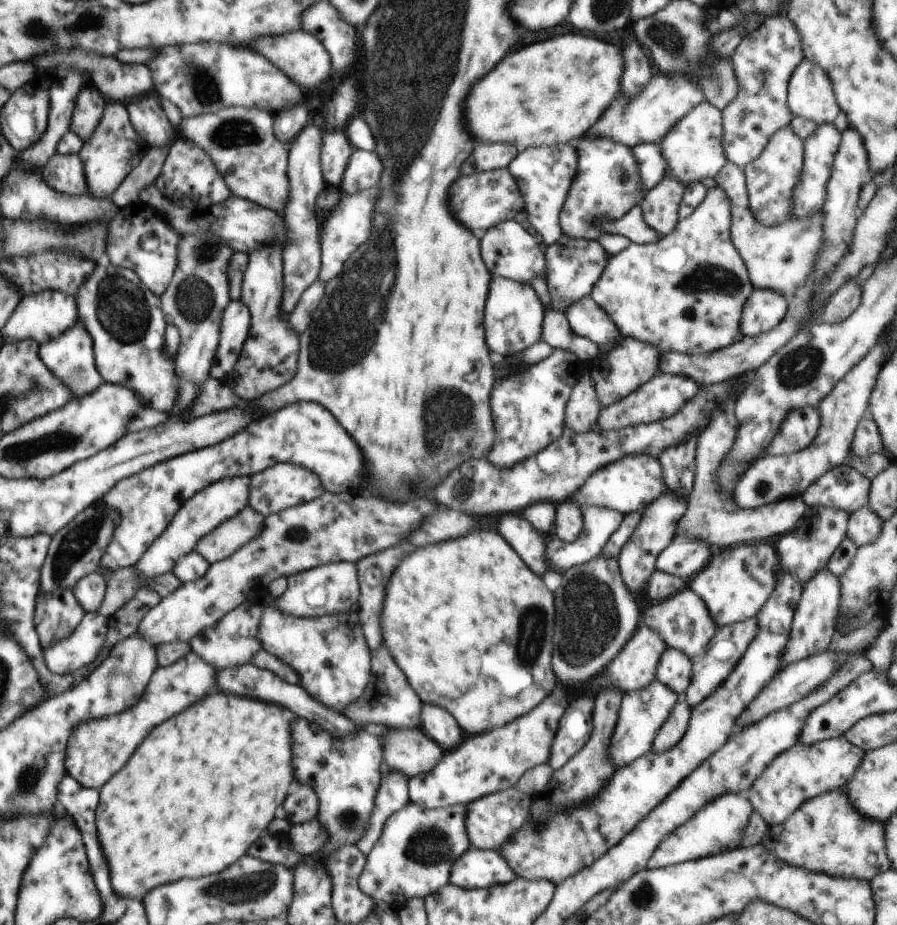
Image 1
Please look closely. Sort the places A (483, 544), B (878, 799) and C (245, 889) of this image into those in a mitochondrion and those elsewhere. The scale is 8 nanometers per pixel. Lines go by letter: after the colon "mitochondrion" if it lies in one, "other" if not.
A: other
B: other
C: mitochondrion

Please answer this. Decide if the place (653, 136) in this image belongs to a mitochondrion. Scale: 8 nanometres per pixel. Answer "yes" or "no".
no

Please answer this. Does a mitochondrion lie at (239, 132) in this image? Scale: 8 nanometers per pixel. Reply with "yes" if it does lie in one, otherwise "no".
yes

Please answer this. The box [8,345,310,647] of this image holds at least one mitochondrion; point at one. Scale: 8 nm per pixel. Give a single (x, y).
(83, 538)

